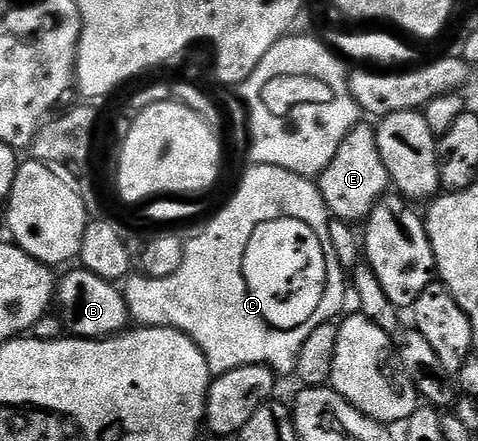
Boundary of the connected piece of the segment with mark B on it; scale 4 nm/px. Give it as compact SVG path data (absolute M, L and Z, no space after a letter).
M75 268L63 278L61 275L56 286L56 310L67 331L75 338L113 338L132 322L125 293L115 283L81 268Z

